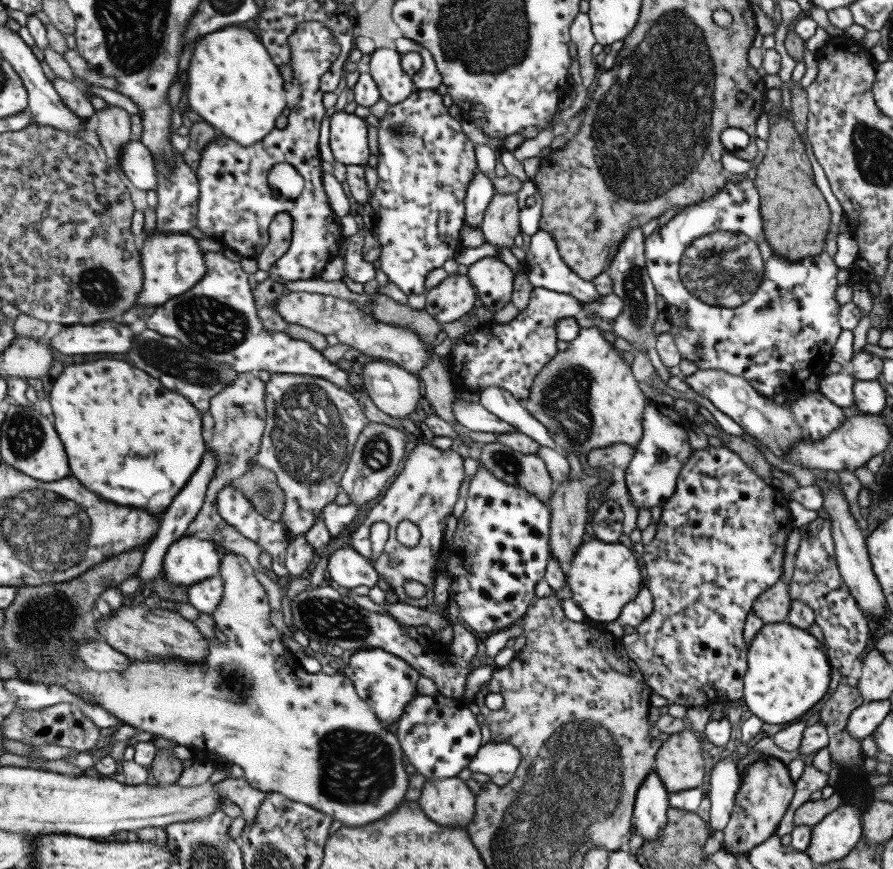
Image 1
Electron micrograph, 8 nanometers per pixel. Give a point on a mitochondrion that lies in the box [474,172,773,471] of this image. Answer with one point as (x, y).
(720, 267)

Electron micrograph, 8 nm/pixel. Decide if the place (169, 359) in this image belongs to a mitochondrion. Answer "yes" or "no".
yes

